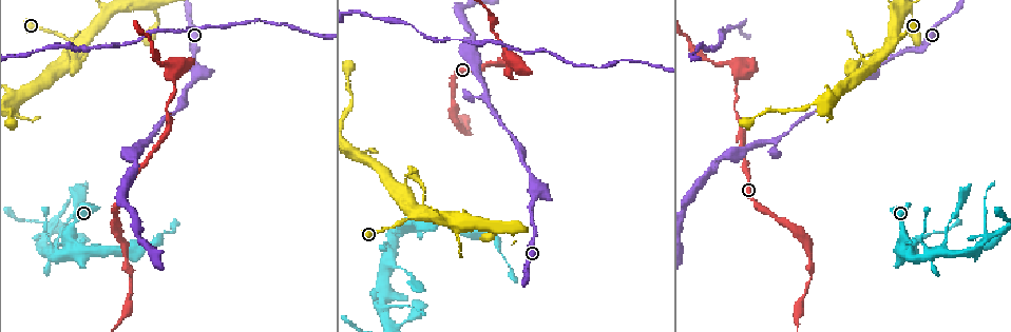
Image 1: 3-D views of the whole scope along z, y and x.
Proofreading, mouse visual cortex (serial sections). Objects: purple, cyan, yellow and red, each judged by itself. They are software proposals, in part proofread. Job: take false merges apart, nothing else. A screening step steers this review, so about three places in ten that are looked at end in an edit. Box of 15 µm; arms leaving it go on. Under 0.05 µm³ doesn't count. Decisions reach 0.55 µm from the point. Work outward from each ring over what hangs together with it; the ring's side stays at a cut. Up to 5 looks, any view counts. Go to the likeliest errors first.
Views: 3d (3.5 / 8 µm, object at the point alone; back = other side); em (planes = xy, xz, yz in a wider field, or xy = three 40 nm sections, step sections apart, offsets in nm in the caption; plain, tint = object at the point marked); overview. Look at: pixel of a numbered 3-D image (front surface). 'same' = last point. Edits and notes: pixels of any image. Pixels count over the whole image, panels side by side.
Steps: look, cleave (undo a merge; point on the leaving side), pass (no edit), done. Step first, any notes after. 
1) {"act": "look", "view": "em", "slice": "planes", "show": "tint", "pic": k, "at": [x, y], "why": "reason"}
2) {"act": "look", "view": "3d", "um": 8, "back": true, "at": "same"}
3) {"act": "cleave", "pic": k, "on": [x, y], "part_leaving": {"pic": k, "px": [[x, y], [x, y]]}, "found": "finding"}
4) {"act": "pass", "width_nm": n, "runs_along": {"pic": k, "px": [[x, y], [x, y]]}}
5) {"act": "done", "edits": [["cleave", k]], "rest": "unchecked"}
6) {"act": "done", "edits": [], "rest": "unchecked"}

{"act": "look", "view": "em", "slice": "xy", "step": 5, "show": "tint", "pic": 1, "at": [739, 78], "why": "sharp bend"}

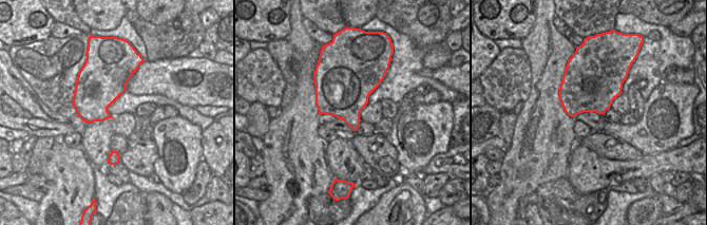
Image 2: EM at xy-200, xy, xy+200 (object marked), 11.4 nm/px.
{"act": "look", "view": "3d", "um": 3.5, "at": "same"}

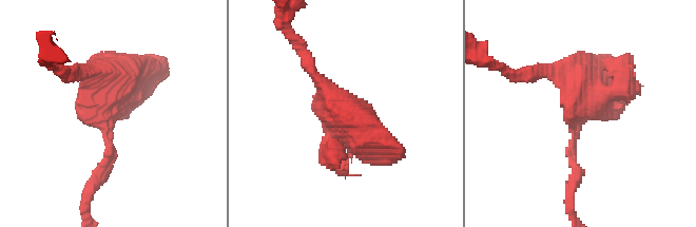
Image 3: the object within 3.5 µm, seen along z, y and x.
{"act": "pass", "runs_along": {"pic": 3, "px": [[573, 158], [583, 87], [535, 74]]}, "found": "continuous, no second cell"}

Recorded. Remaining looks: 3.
{"act": "look", "view": "3d", "um": 8, "pic": 1, "at": [988, 237], "why": "sudden change in width"}

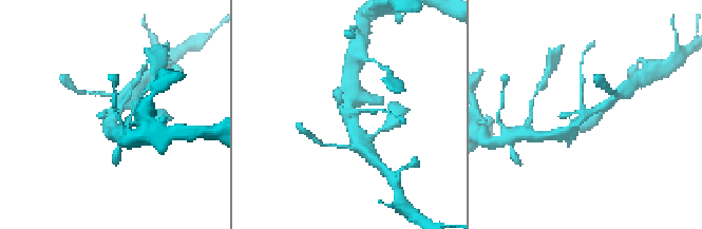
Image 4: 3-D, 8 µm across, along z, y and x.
{"act": "look", "view": "3d", "um": 3.5, "pic": 4, "at": [111, 116], "why": "zoom in"}

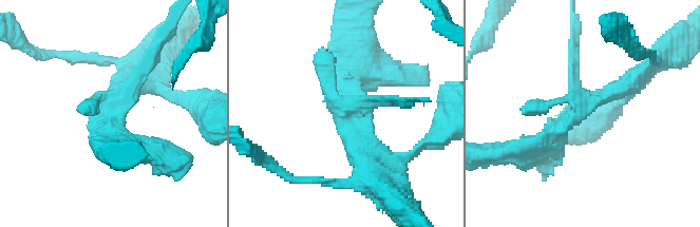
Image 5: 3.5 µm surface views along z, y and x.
{"act": "look", "view": "em", "slice": "xy", "step": 5, "show": "tint", "pic": 5, "at": [108, 108]}

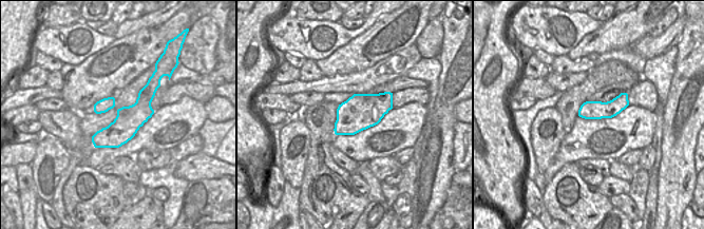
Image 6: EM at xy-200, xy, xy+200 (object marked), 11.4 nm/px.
{"act": "pass", "width_nm": 400, "runs_along": {"pic": 5, "px": [[531, 149], [583, 103], [631, 84]]}, "found": "continuous, no second cell"}

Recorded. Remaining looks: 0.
{"act": "done", "edits": [], "rest": "unchecked"}

